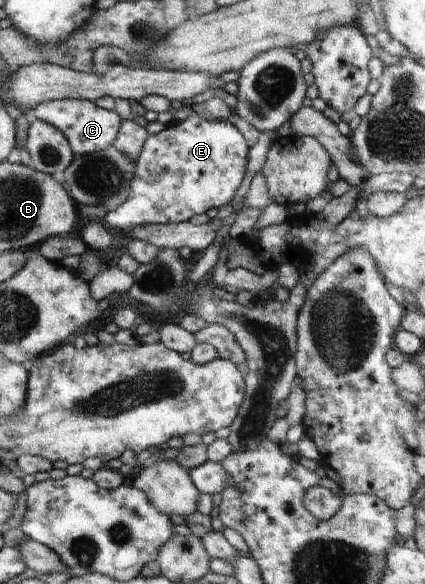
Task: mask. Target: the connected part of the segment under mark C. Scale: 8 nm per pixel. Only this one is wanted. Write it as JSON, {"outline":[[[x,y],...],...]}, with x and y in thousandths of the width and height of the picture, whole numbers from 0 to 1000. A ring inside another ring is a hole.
{"outline":[[[141,170],[92,180],[78,190],[75,202],[132,212],[160,233],[184,269],[264,253],[282,233],[287,209],[292,209],[275,190],[247,188],[231,175],[205,170]]]}

